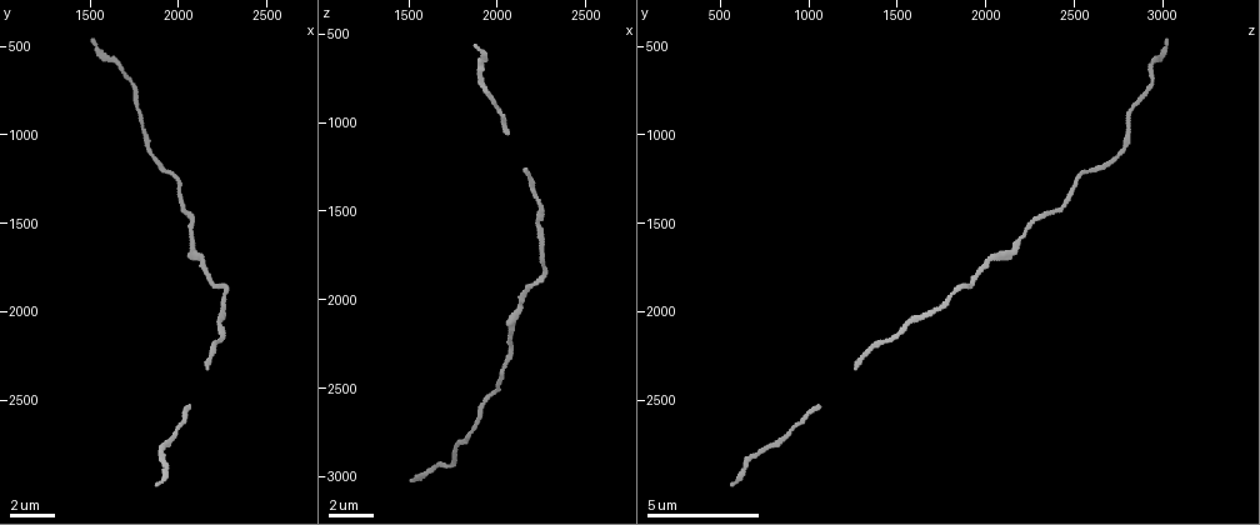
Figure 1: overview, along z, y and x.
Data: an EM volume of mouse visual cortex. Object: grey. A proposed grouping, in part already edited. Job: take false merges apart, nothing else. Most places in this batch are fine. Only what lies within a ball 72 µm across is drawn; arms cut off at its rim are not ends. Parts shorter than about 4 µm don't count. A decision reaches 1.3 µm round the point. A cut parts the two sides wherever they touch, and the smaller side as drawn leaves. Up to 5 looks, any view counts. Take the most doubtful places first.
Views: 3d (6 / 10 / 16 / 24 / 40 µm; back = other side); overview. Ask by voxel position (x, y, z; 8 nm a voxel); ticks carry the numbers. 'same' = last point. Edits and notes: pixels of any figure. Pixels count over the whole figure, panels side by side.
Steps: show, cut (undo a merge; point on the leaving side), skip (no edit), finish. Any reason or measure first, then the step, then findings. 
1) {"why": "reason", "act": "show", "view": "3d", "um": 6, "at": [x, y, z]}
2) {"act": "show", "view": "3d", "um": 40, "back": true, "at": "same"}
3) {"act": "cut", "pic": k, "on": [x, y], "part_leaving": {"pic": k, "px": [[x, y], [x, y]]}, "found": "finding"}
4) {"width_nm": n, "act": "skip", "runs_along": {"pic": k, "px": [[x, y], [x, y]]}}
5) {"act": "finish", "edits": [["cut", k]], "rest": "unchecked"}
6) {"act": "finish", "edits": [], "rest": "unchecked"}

{"why": "sudden change in width", "act": "show", "view": "3d", "um": 16, "at": [2220, 2180, 1420]}

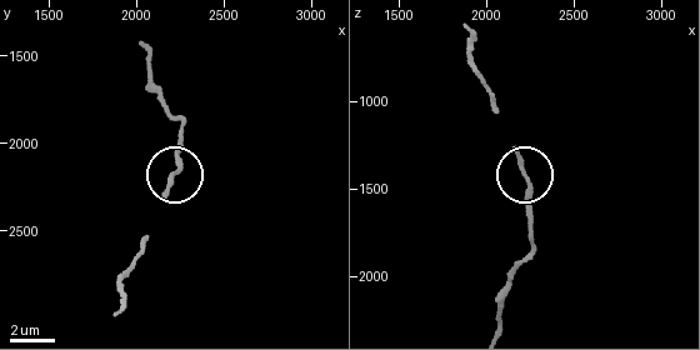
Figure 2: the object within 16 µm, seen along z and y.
{"act": "skip", "runs_along": {"pic": 2, "px": [[514, 270], [530, 244], [526, 178]]}, "found": "continuous, no second neuron"}

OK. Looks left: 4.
{"act": "show", "view": "3d", "um": 10, "at": [2160, 1800, 1960]}

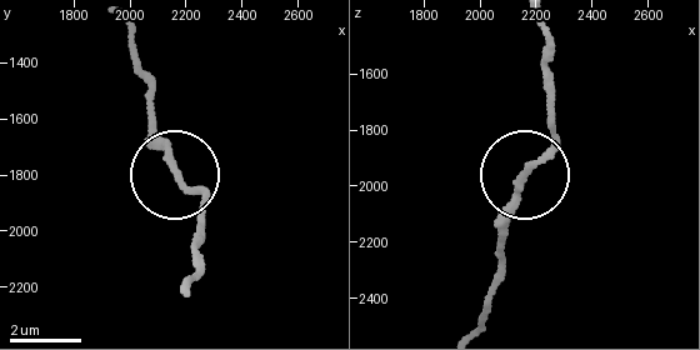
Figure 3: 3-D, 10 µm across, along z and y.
{"side_arm_um": 16, "act": "skip", "runs_along": {"pic": 3, "px": [[174, 171], [149, 100]]}, "found": "continuous, no second neuron"}

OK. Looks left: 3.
{"why": "thin neck", "act": "show", "view": "3d", "um": 10, "at": [2060, 2540, 1040]}

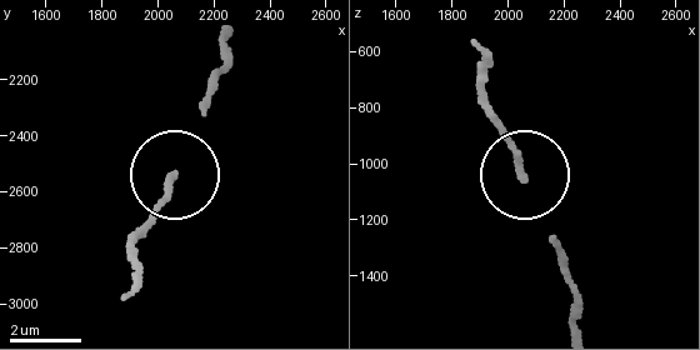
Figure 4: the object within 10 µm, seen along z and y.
{"act": "show", "view": "3d", "um": 6, "at": [2040, 2550, 1030]}

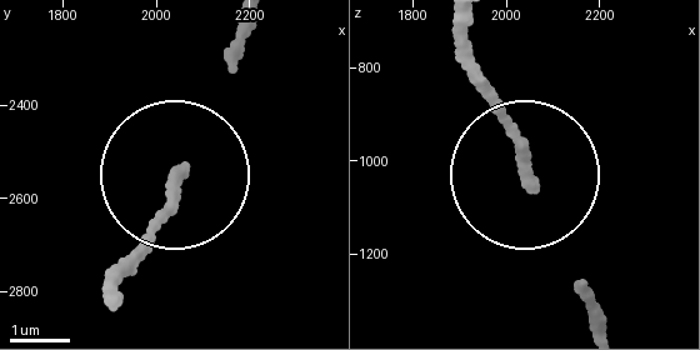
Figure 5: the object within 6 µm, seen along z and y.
{"width_nm": 170, "act": "skip", "found": "continuous, no second neuron"}

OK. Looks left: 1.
{"act": "finish", "edits": [], "rest": "unchecked"}

